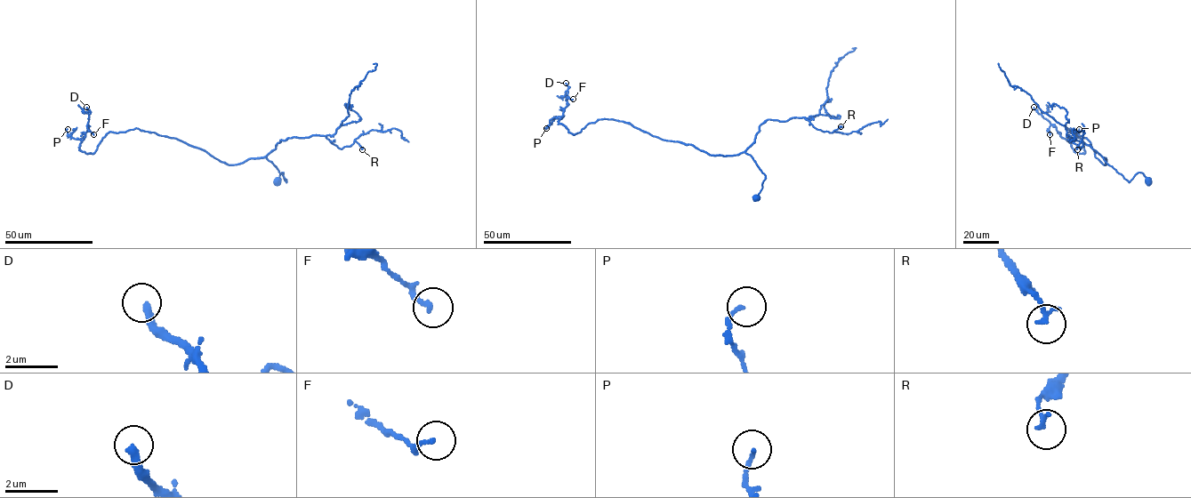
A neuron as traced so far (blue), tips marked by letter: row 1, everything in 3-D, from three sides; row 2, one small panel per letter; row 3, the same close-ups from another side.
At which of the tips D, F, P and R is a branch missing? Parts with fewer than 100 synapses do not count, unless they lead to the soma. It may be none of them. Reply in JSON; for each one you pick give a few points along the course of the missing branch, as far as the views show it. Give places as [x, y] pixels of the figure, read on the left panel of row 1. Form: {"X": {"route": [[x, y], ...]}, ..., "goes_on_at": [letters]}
{"D": {"route": [[86, 107], [75, 109], [62, 101], [60, 89], [44, 91], [49, 86]]}, "goes_on_at": ["D"]}

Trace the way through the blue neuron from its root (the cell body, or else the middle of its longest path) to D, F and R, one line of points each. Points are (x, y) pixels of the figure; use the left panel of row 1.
D: (277, 180), (286, 180), (266, 157), (228, 164), (137, 128), (109, 132), (85, 154), (86, 107)
F: (277, 180), (286, 180), (266, 157), (228, 164), (137, 128), (109, 132), (85, 154), (87, 124), (93, 134)
R: (277, 180), (282, 172), (286, 180), (266, 156), (281, 140), (325, 135), (340, 148), (355, 140), (362, 149)

